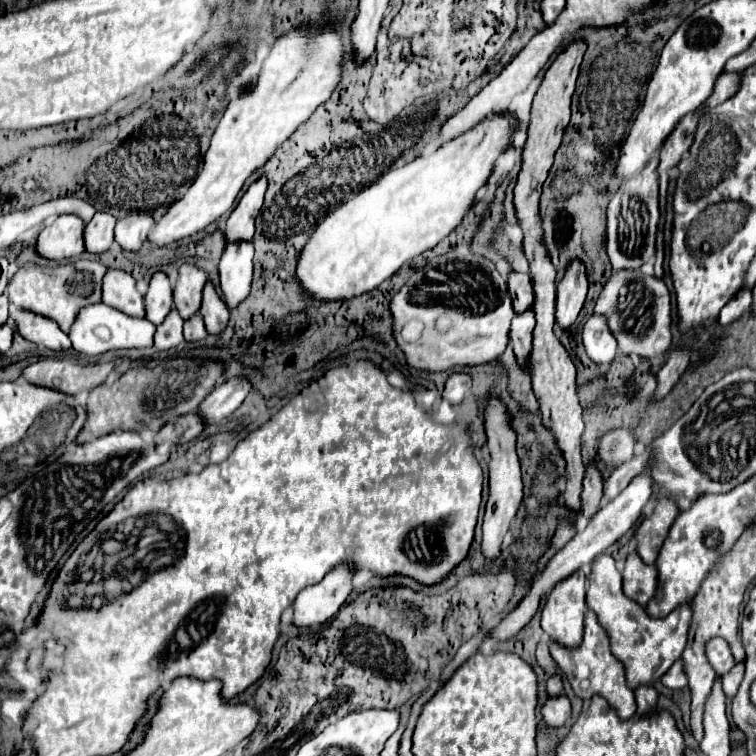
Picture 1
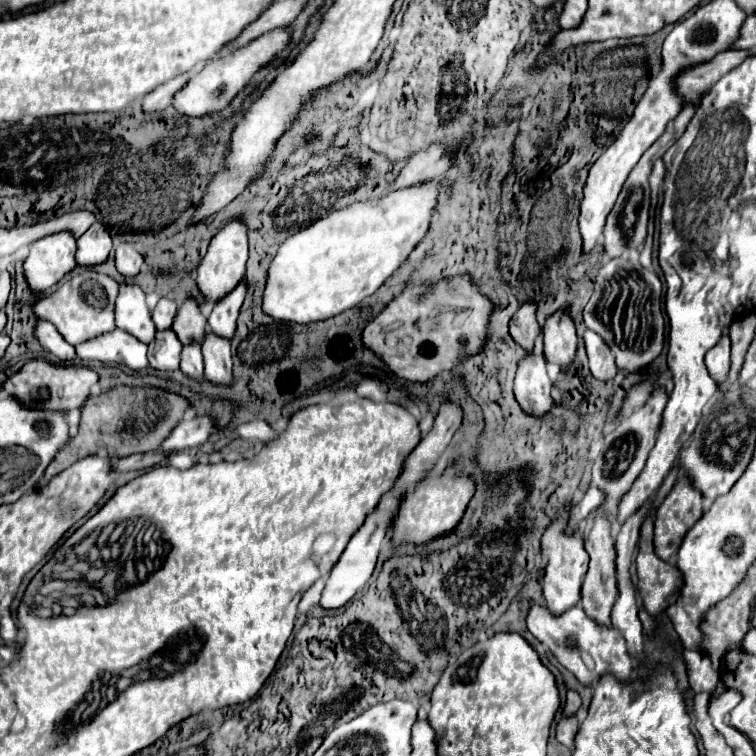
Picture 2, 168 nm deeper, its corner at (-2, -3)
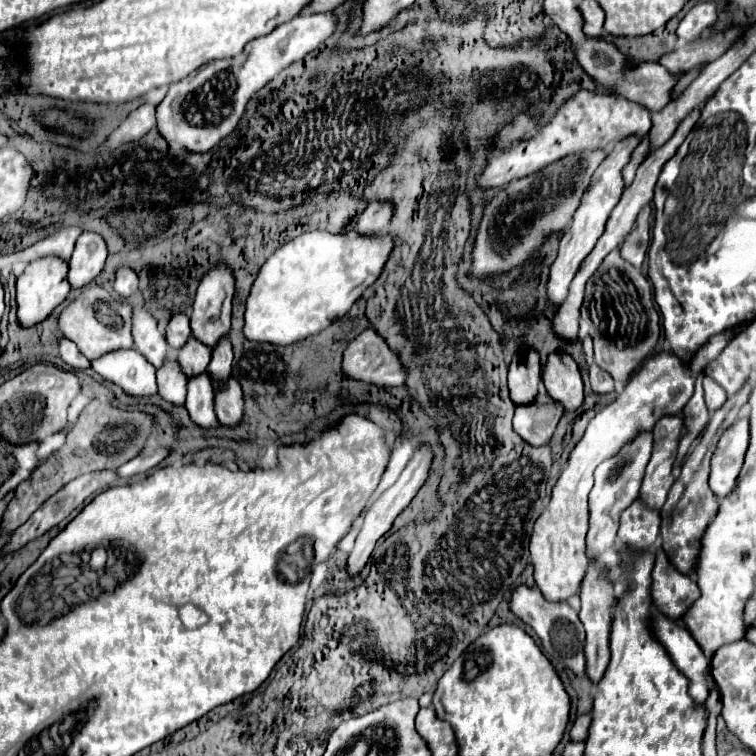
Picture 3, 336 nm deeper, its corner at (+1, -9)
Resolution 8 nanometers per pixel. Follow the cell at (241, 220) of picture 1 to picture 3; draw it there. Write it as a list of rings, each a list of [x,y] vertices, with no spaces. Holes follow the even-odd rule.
[[[219,264],[213,270],[209,270],[209,274],[205,274],[201,286],[197,288],[193,314],[191,314],[191,330],[193,330],[193,336],[209,348],[215,348],[219,344],[219,340],[229,334],[233,284],[235,284],[235,280],[233,280],[233,274],[231,274],[229,266]]]

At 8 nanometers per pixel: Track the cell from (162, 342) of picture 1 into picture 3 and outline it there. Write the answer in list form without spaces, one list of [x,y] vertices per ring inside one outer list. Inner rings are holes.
[[[169,360],[169,366],[165,370],[157,370],[157,384],[159,384],[159,396],[165,402],[171,402],[173,406],[185,406],[187,396],[187,378],[177,370],[177,362]]]

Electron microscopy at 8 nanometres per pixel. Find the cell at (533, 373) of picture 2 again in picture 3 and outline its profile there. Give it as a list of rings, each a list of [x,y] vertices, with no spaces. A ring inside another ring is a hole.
[[[545,388],[537,396],[533,406],[517,406],[513,418],[513,430],[531,446],[545,446],[551,442],[555,426],[563,416],[561,406],[547,398]]]

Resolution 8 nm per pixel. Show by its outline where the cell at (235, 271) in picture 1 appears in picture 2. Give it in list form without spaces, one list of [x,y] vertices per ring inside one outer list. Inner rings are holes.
[[[246,278],[240,280],[240,284],[222,300],[218,300],[208,316],[208,324],[212,328],[212,332],[216,332],[218,336],[226,336],[232,338],[234,330],[236,330],[236,320],[240,314],[240,308],[244,304],[246,298]]]

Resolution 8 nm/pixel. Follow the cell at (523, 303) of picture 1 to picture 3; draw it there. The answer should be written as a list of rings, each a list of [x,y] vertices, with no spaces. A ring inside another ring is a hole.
[[[527,352],[525,364],[509,364],[509,396],[515,406],[535,400],[541,384],[541,362],[537,352]]]

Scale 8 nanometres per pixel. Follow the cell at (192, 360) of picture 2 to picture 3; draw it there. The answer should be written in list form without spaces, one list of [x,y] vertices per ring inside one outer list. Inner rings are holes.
[[[201,374],[201,378],[191,378],[187,382],[185,408],[187,408],[193,424],[197,424],[205,430],[219,426],[215,406],[213,406],[213,386],[211,386],[207,374]]]

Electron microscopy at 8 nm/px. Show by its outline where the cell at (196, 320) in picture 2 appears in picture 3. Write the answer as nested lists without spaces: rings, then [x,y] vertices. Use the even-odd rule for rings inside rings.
[[[189,338],[189,342],[177,352],[177,362],[187,378],[195,378],[207,370],[211,362],[211,350],[201,346],[195,338]]]

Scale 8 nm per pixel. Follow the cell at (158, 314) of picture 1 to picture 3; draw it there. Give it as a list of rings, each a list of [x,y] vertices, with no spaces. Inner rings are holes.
[[[175,314],[167,326],[167,342],[171,348],[179,350],[185,346],[185,342],[191,338],[189,318],[185,314]]]

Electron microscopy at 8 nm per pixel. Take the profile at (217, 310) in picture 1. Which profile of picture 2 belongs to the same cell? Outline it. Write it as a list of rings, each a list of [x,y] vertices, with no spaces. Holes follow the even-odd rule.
[[[206,332],[202,354],[204,354],[204,374],[210,382],[230,384],[232,382],[232,358],[230,358],[230,340],[214,332]]]

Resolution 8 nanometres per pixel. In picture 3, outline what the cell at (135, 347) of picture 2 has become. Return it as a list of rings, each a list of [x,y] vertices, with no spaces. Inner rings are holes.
[[[137,350],[105,354],[105,358],[91,360],[91,366],[101,378],[117,384],[133,398],[149,398],[159,392],[155,382],[155,366],[149,364]]]

